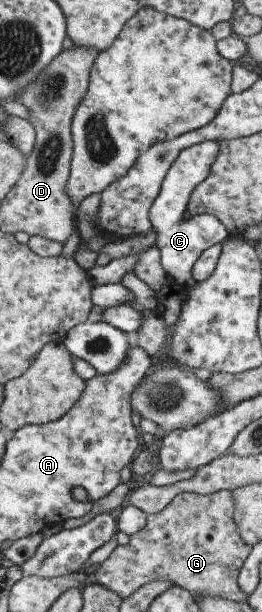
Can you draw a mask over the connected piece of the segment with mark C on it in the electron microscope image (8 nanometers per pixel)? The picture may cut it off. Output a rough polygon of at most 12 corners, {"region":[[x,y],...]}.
{"region":[[219,142],[183,149],[147,214],[162,269],[188,292],[200,253],[229,233],[186,217]]}

